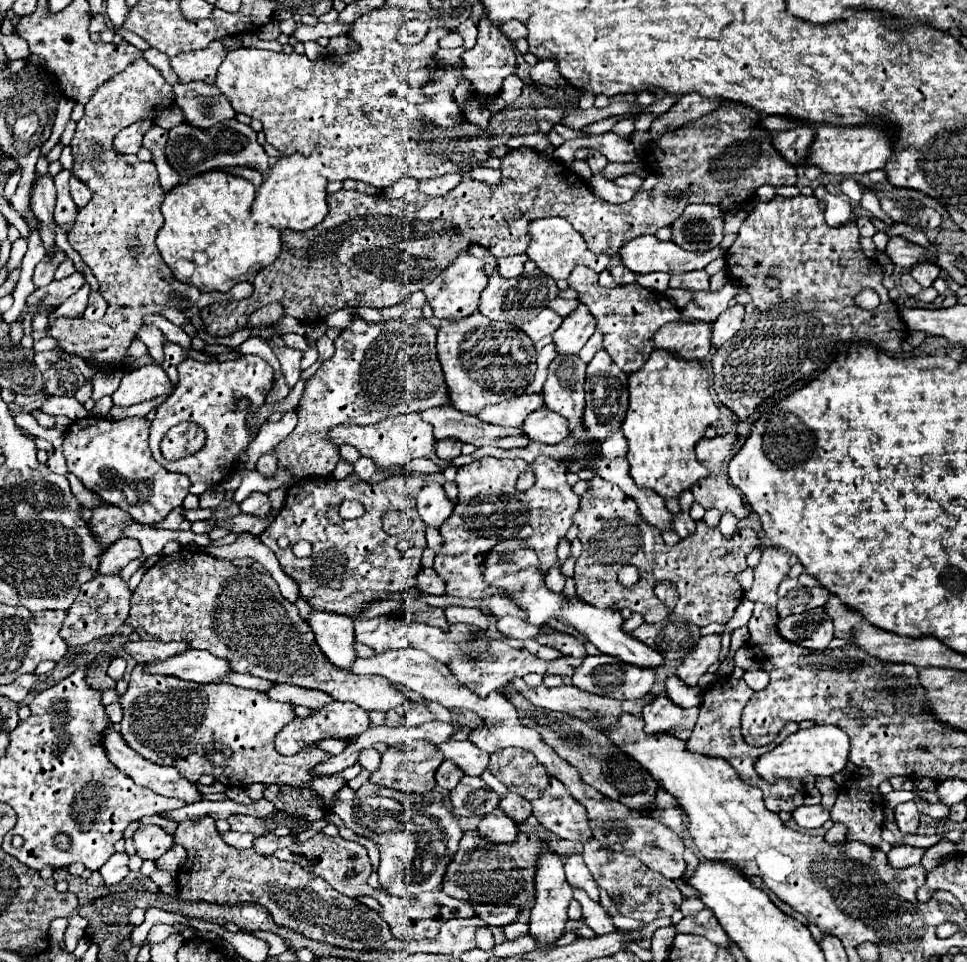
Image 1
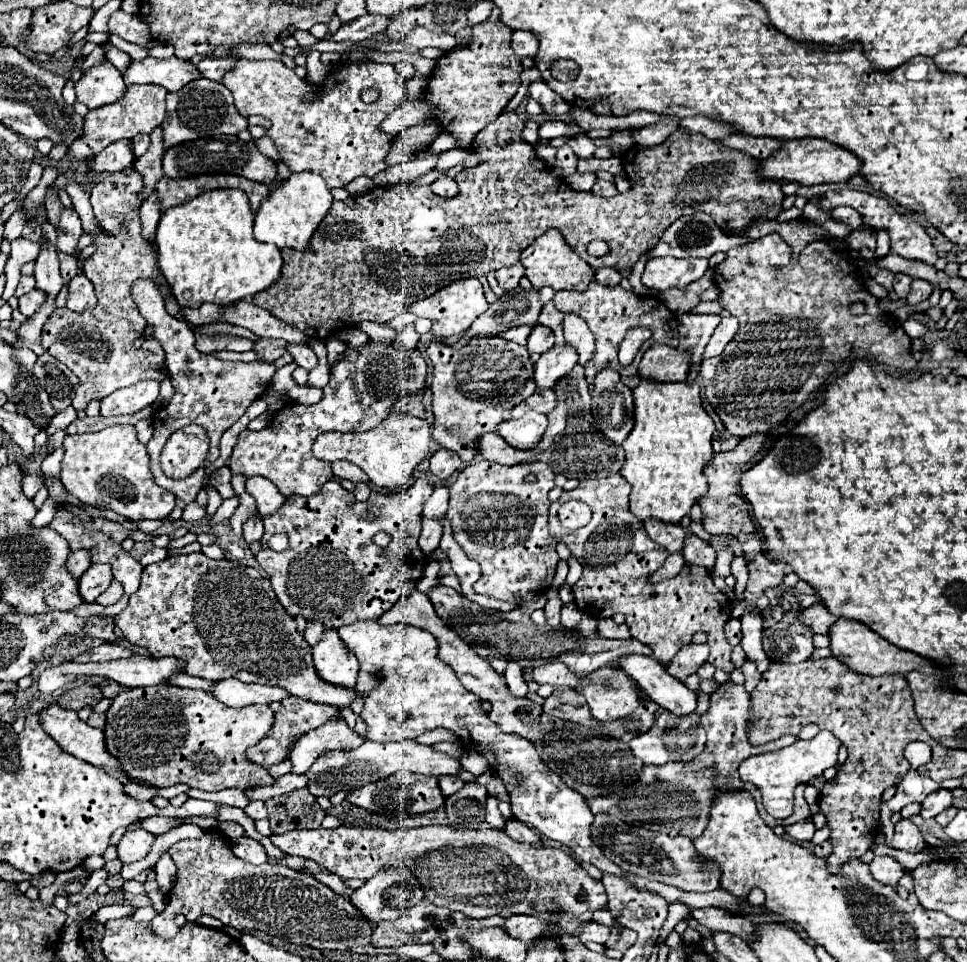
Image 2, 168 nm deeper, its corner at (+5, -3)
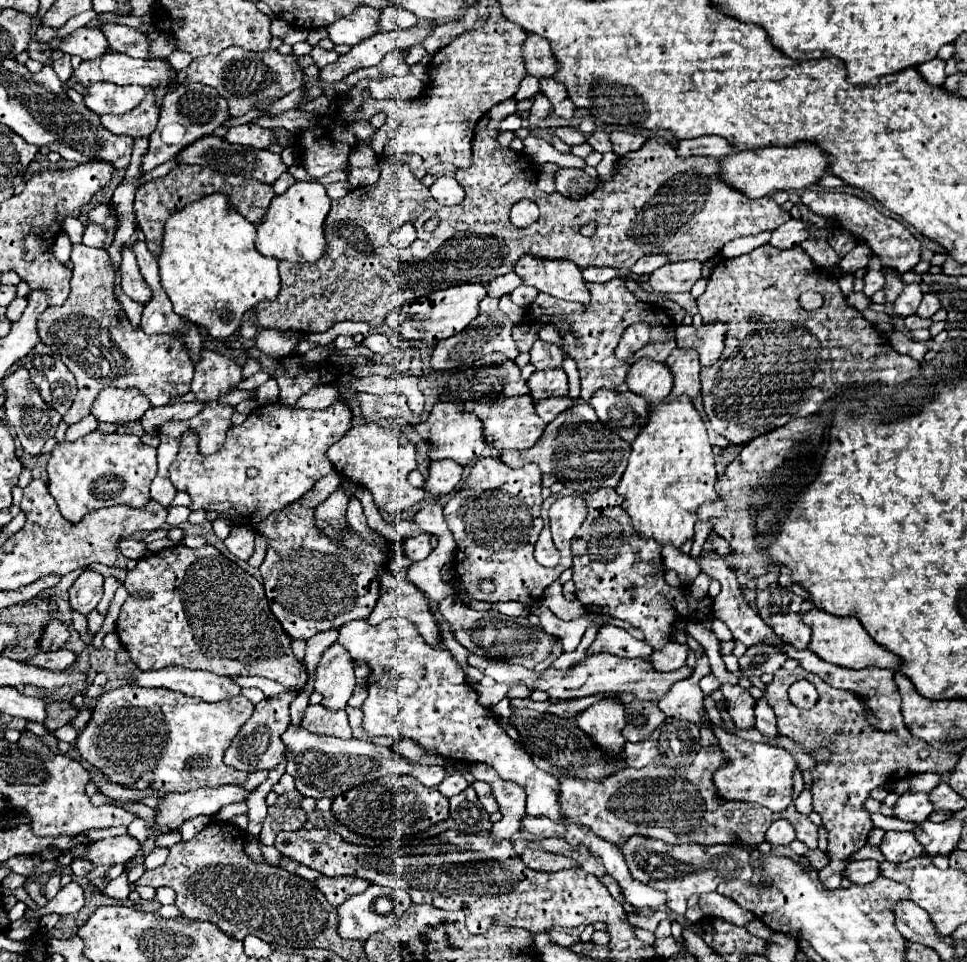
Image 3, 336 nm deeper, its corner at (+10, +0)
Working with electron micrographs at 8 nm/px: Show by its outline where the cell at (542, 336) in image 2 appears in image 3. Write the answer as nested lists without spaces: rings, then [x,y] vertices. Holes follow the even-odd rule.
[[[536,341],[530,349],[532,355],[532,363],[536,369],[554,369],[554,367],[562,367],[562,359],[564,353],[558,345],[546,343],[546,341]]]

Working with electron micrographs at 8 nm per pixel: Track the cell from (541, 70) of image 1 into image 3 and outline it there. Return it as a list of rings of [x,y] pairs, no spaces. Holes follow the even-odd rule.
[[[542,93],[534,95],[532,103],[534,103],[534,105],[532,105],[530,117],[528,117],[528,127],[530,127],[530,129],[538,127],[538,123],[540,123],[542,119],[546,119],[546,117],[552,113],[552,103],[550,103]]]

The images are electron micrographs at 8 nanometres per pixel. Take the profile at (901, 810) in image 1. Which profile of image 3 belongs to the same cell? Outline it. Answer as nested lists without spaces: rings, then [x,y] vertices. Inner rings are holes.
[[[886,831],[880,843],[880,851],[888,861],[894,861],[894,863],[910,861],[924,853],[918,839],[914,839],[914,835],[908,831]]]

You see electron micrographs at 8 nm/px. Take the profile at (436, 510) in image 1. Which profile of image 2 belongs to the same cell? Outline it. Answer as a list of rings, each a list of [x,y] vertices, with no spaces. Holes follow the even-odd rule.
[[[423,518],[423,530],[421,530],[421,536],[419,536],[419,548],[421,548],[421,552],[425,556],[429,556],[433,550],[437,550],[441,536],[443,536],[441,524],[437,520]]]

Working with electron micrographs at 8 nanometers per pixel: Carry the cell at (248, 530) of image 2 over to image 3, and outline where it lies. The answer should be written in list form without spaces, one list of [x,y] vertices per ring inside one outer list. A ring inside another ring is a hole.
[[[232,527],[224,543],[232,555],[246,561],[254,551],[254,539],[256,539],[254,531],[246,531],[246,527]]]

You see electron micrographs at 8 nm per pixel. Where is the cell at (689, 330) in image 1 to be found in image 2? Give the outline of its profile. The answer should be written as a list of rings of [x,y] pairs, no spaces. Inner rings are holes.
[[[653,344],[639,362],[639,376],[651,382],[683,382],[687,380],[689,354],[663,344]]]

